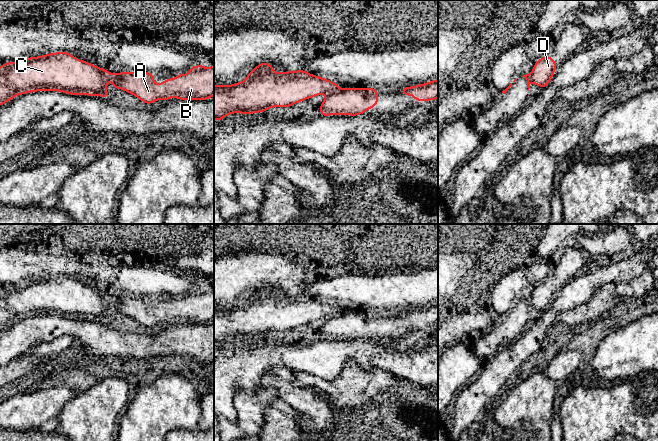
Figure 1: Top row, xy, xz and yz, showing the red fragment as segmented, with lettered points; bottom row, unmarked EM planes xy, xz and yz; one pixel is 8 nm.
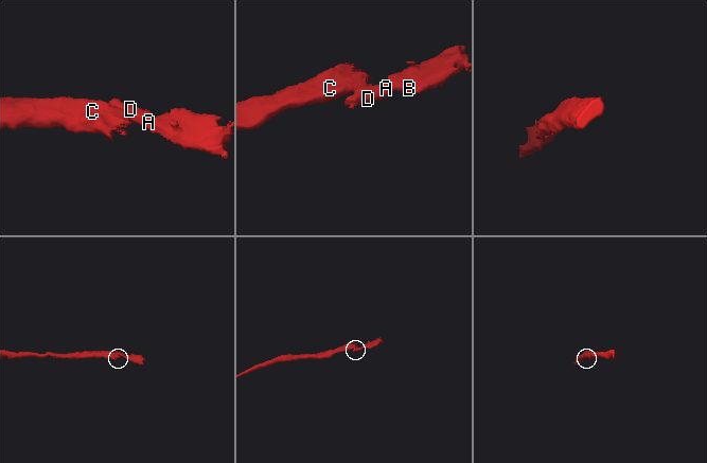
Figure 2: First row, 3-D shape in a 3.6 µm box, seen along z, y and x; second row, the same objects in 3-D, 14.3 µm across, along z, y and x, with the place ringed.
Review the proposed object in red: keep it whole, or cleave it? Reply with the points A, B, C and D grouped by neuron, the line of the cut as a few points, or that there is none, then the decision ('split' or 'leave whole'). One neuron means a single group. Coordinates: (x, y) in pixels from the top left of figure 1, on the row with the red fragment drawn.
A B D / C | xy (112, 74), (118, 87) | split

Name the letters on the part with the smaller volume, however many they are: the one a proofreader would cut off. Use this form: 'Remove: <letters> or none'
Remove: A, B, D

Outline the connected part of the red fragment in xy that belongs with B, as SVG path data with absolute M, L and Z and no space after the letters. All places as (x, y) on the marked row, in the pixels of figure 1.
M203 64L193 66L188 74L178 74L176 78L164 80L161 84L154 83L154 74L149 72L119 72L113 74L118 88L136 96L145 104L153 104L155 100L169 100L175 97L180 100L208 100L214 96L214 65L208 69Z

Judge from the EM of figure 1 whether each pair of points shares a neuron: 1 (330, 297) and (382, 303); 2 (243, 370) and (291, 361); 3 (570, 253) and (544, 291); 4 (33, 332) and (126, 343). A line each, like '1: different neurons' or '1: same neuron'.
1: same neuron
2: same neuron
3: same neuron
4: same neuron

